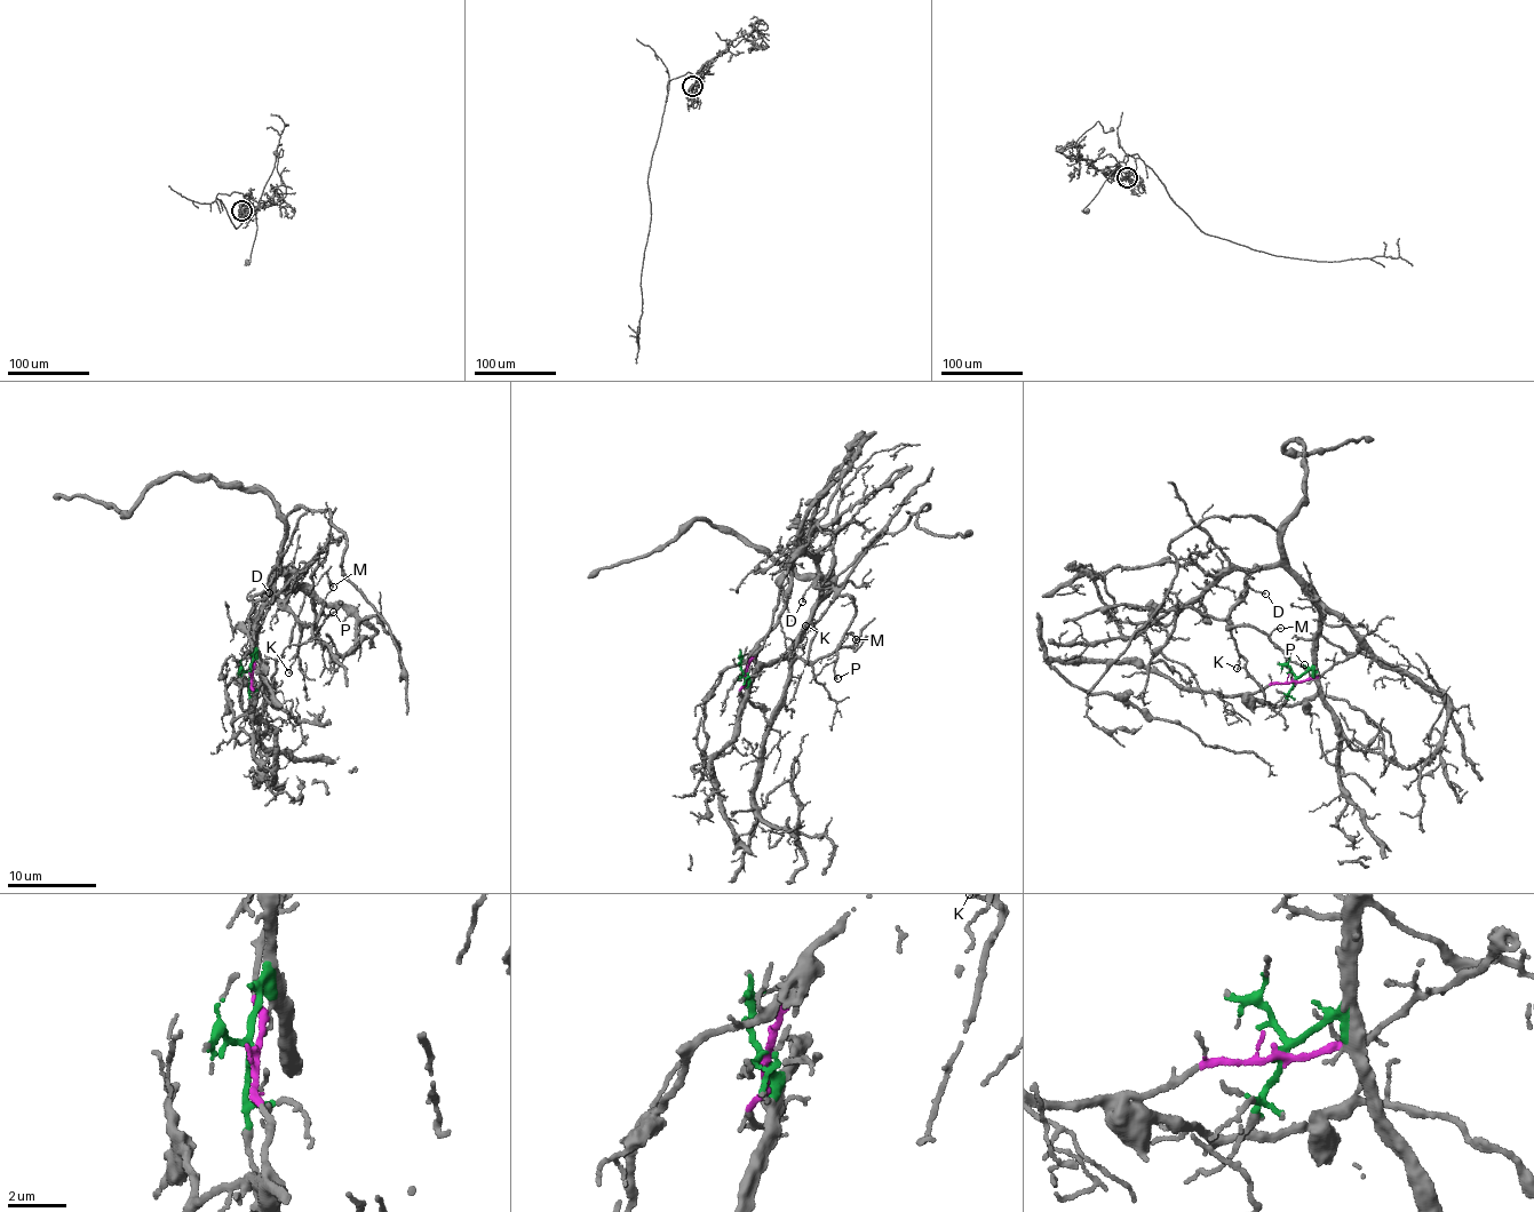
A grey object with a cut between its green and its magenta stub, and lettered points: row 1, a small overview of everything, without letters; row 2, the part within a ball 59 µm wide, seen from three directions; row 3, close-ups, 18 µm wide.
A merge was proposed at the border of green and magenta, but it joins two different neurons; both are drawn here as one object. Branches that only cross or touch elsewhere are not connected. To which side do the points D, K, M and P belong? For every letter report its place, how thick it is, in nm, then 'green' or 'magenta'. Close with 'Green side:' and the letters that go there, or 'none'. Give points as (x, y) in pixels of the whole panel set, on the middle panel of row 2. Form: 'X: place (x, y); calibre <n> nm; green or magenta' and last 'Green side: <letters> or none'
D: place (802, 601); calibre 150 nm; green
K: place (805, 626); calibre 120 nm; green
M: place (856, 639); calibre 100 nm; green
P: place (837, 678); calibre 160 nm; green
Green side: D, K, M, P

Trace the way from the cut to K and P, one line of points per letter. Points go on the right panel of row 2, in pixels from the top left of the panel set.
K: (1294, 679), (1313, 662), (1320, 600), (1279, 566), (1266, 564), (1246, 579), (1244, 595), (1230, 614), (1237, 668)
P: (1294, 679), (1313, 662), (1320, 600), (1286, 569), (1266, 564), (1246, 579), (1228, 628), (1254, 628), (1304, 666)

